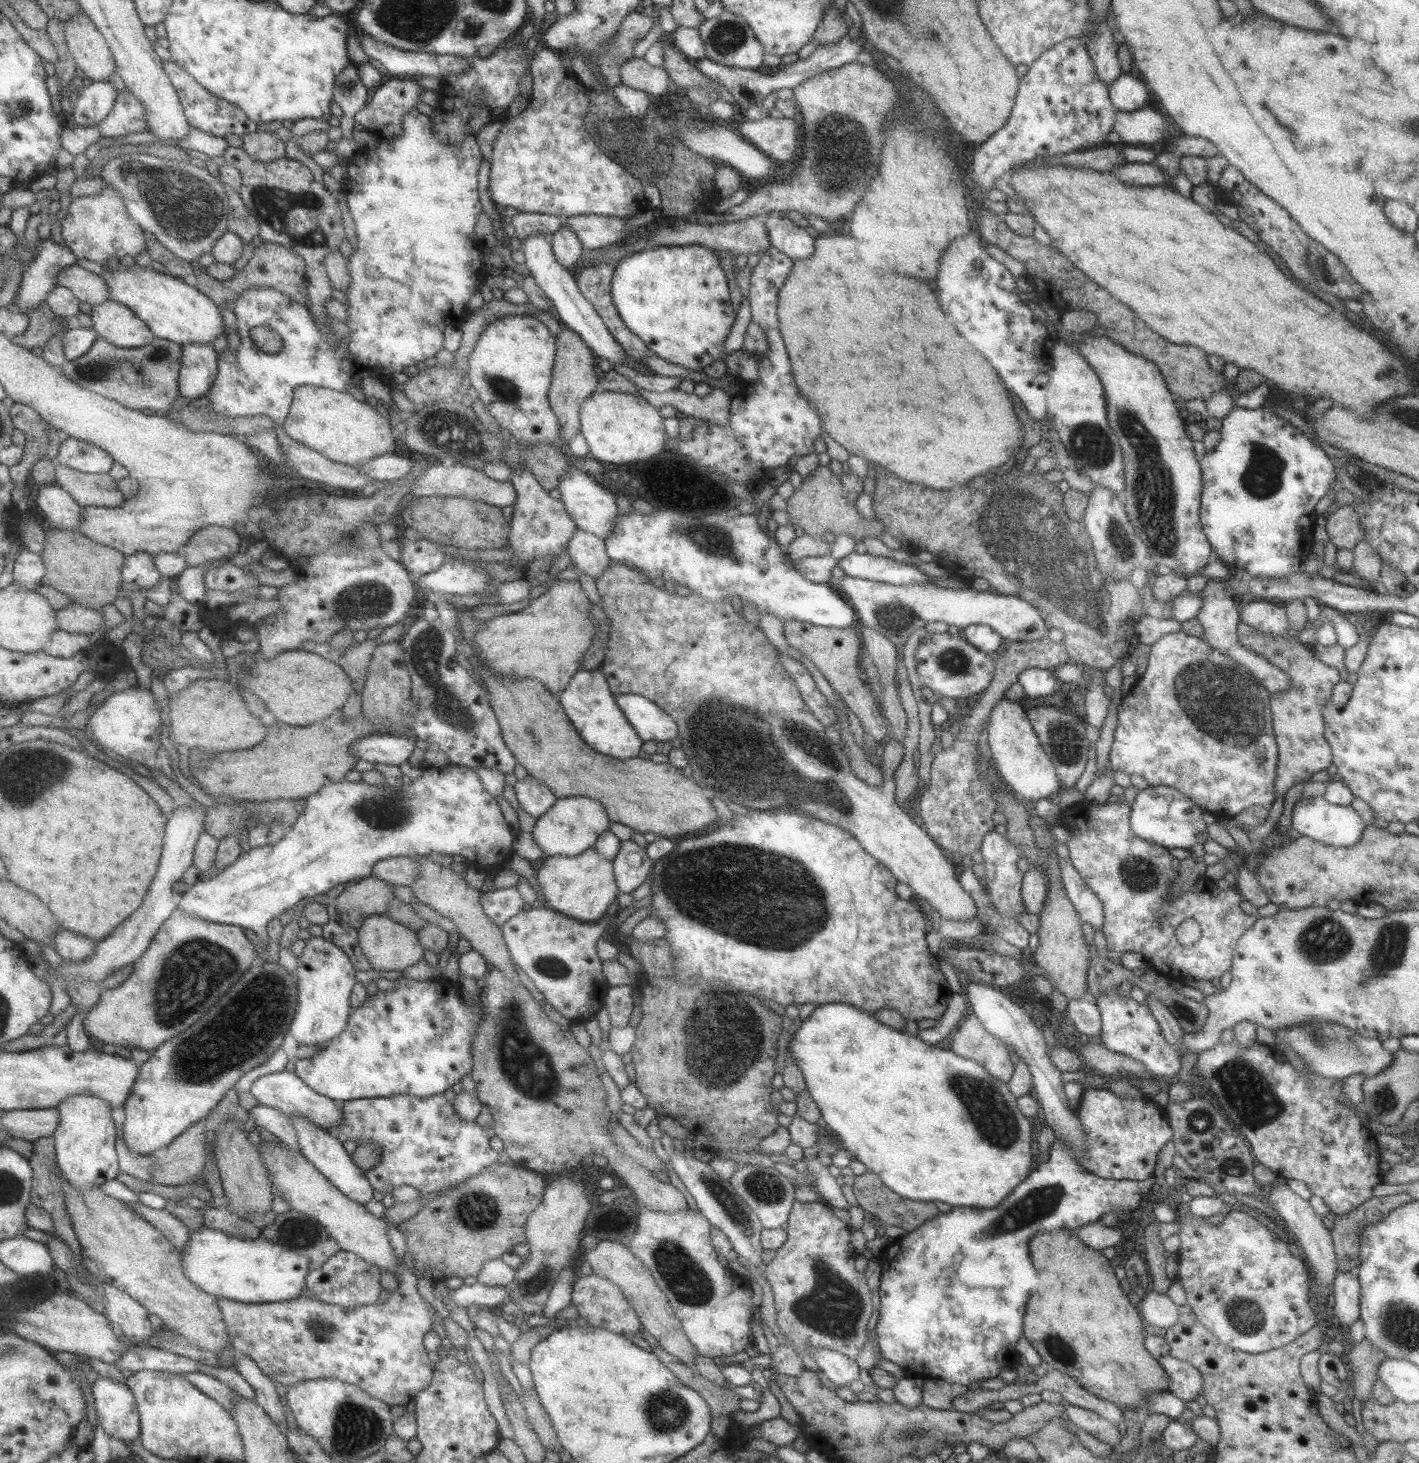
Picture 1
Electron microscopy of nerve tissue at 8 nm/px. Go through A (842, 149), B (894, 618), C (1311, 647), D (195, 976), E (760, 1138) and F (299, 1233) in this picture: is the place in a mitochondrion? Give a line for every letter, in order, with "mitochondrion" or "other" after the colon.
A: mitochondrion
B: mitochondrion
C: other
D: mitochondrion
E: other
F: mitochondrion

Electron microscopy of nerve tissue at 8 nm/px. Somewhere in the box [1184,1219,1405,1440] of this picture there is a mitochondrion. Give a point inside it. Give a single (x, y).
(1247, 1315)

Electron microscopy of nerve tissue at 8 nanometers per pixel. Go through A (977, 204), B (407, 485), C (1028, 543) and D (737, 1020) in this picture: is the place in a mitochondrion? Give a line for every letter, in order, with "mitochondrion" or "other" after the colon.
A: other
B: other
C: mitochondrion
D: mitochondrion

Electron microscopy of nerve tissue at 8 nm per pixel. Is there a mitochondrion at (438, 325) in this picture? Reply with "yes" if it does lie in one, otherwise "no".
no

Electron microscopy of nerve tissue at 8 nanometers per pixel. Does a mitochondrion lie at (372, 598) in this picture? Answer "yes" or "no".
yes

